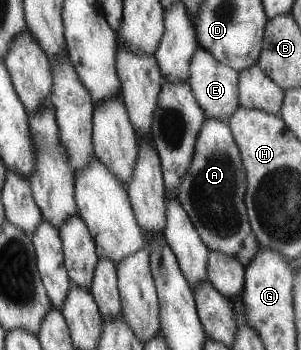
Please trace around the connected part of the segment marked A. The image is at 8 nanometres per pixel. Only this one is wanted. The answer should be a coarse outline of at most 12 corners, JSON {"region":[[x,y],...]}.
{"region":[[204,117],[176,199],[245,268],[257,241],[227,123]]}

